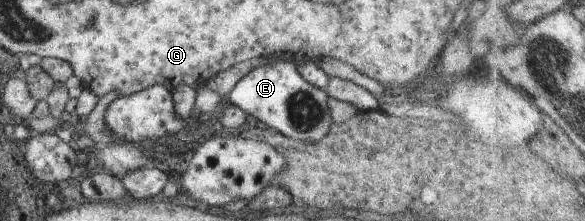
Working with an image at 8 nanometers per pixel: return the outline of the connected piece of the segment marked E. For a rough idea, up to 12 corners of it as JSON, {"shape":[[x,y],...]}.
{"shape":[[298,64],[254,67],[227,94],[287,138],[317,142],[335,124]]}

